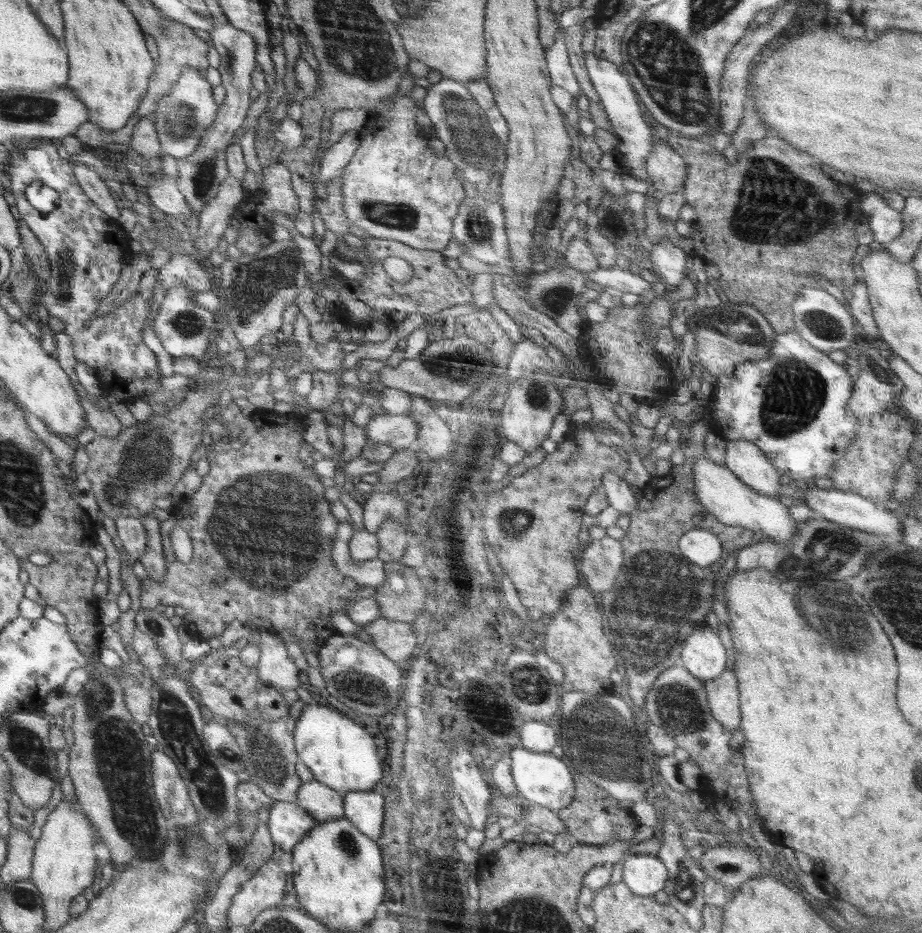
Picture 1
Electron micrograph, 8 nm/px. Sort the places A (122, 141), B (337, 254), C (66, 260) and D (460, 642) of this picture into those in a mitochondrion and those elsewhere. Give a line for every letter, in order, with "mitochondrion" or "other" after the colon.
A: other
B: other
C: mitochondrion
D: other

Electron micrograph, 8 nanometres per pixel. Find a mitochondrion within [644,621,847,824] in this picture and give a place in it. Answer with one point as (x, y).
(677, 707)

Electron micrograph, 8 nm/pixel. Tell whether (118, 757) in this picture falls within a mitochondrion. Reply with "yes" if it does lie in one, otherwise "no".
yes

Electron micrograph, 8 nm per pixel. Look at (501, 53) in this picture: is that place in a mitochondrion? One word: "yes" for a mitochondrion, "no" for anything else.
no

